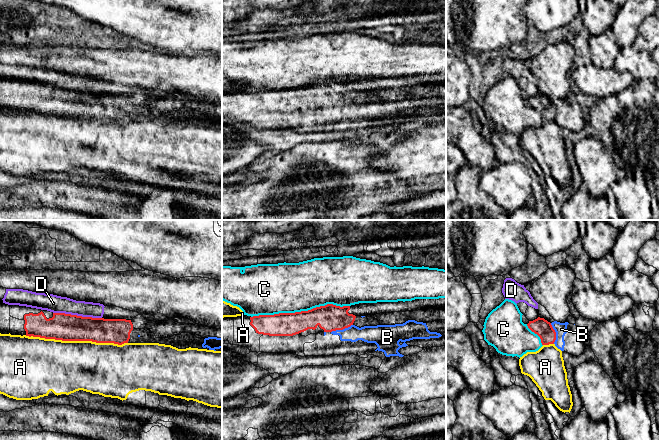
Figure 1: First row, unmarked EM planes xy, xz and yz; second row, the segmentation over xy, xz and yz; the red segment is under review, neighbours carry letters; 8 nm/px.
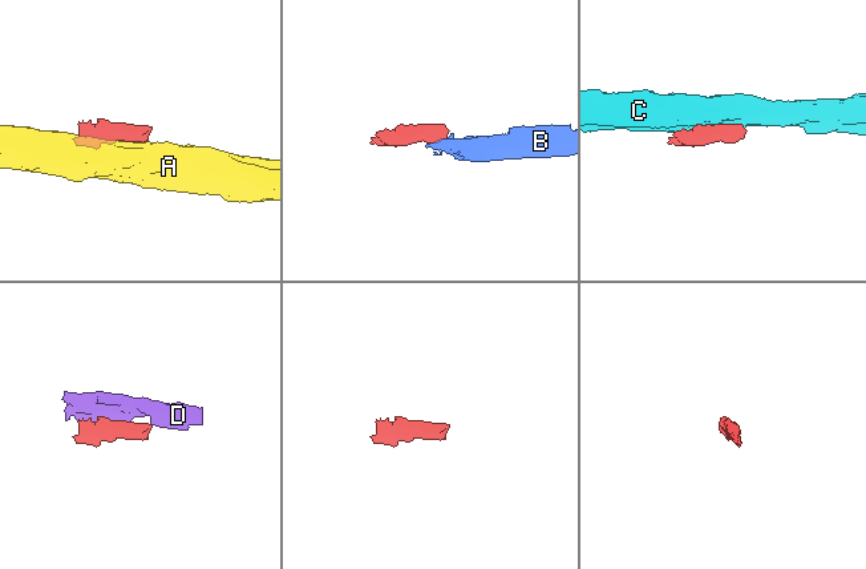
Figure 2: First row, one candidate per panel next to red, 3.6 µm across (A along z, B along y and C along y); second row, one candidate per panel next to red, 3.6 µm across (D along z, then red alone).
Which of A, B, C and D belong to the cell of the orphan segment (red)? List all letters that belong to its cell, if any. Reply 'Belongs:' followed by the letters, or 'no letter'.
Belongs: B

